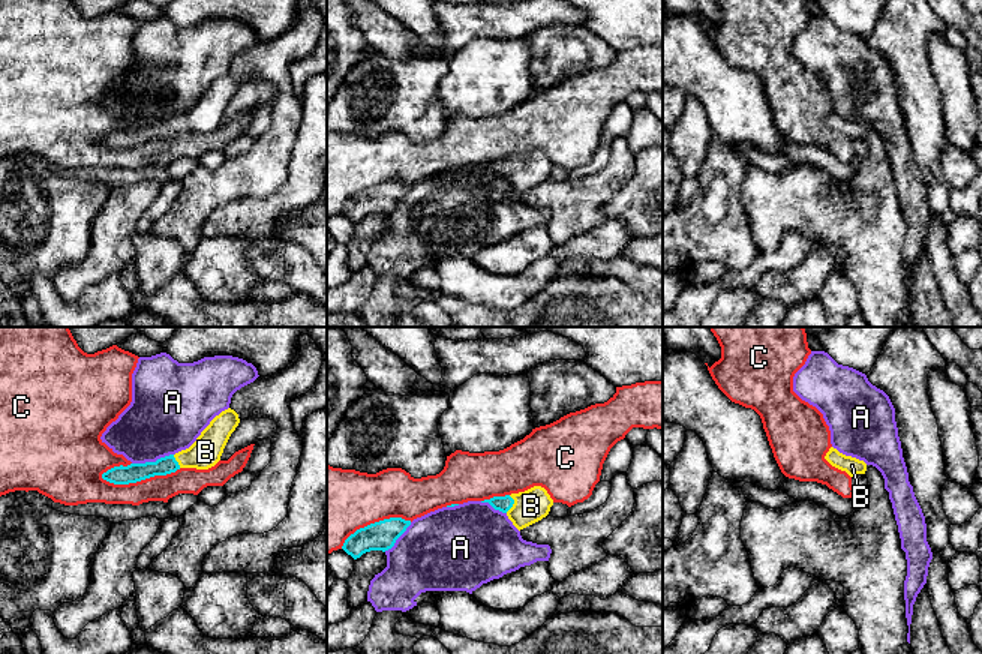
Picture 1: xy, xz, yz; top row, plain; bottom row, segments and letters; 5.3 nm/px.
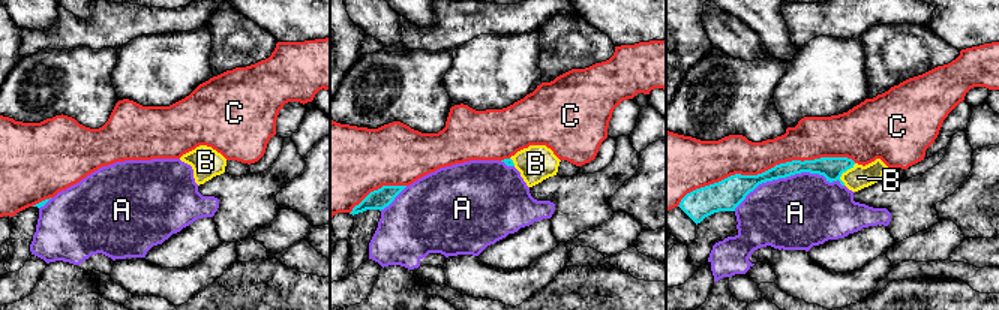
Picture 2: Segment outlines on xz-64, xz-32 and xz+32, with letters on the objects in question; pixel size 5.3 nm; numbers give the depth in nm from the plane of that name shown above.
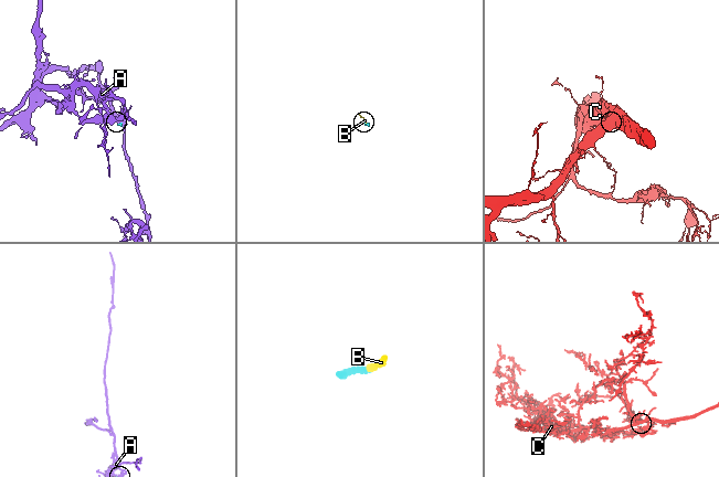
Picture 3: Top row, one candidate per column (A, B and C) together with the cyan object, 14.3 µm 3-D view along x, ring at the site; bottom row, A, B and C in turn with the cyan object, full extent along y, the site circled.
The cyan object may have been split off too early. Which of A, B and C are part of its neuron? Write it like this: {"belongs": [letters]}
{"belongs": ["B"]}

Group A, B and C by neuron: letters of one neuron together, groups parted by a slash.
A / B / C

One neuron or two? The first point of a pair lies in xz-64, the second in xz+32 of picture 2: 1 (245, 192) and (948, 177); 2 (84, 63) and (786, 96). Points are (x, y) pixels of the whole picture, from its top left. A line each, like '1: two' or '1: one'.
1: one
2: two

